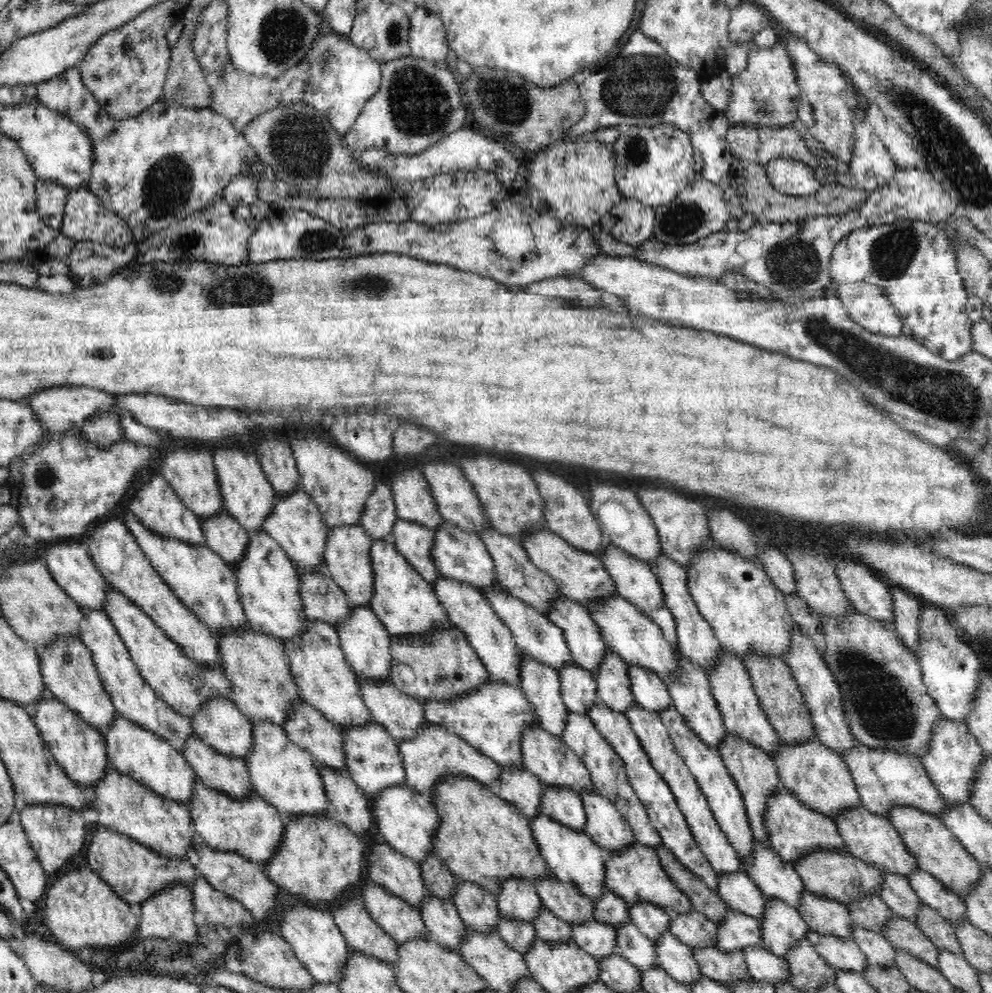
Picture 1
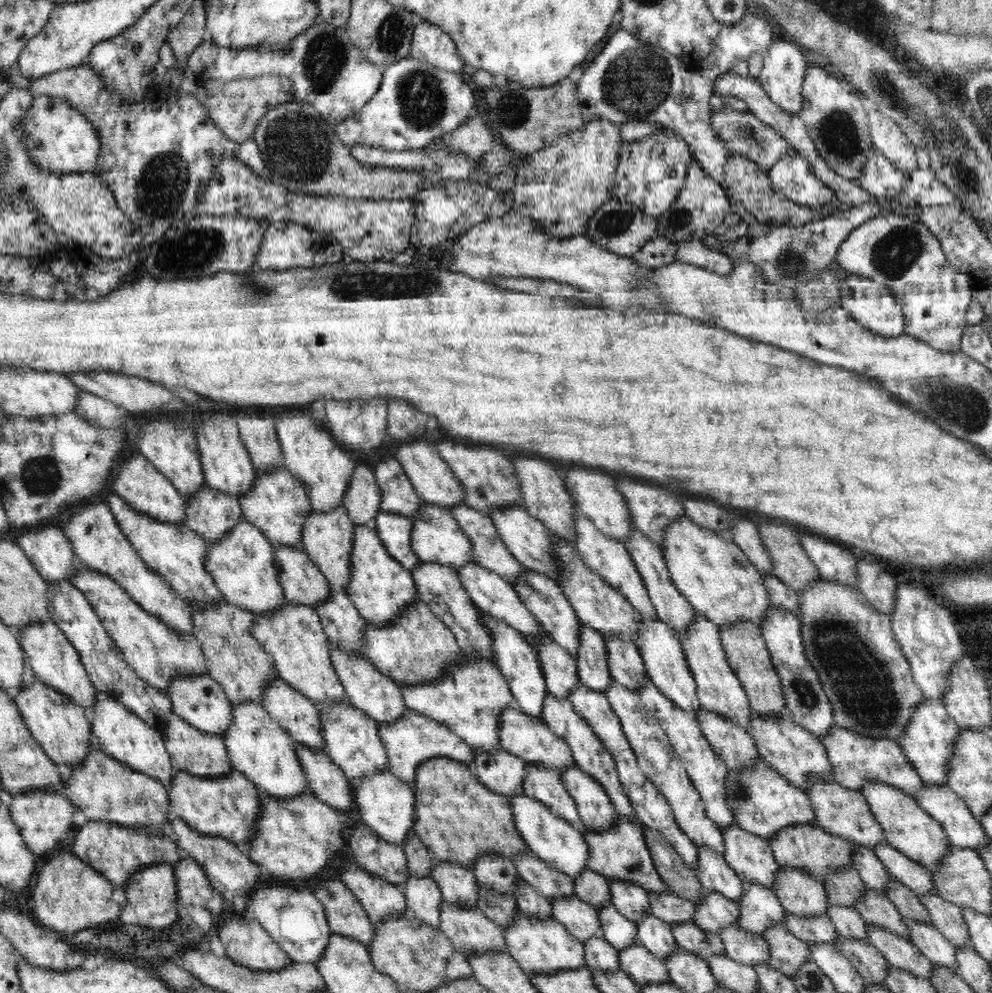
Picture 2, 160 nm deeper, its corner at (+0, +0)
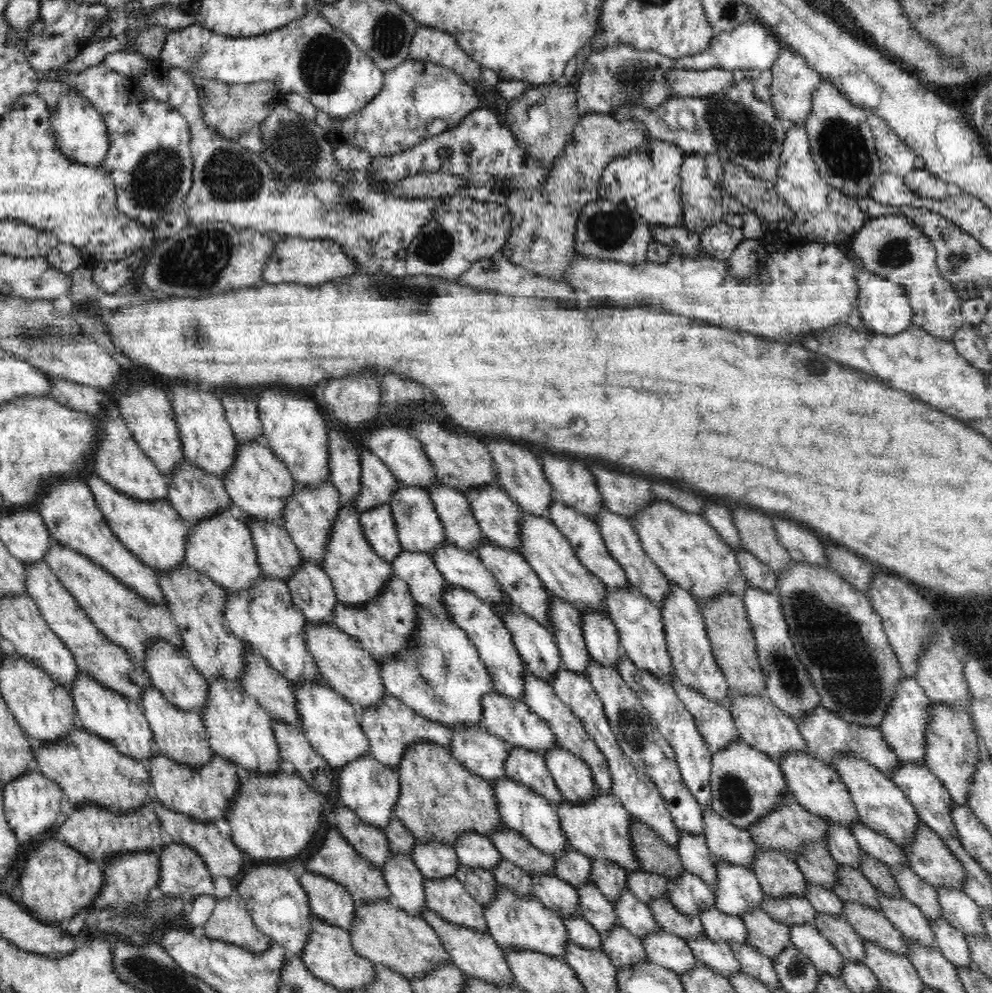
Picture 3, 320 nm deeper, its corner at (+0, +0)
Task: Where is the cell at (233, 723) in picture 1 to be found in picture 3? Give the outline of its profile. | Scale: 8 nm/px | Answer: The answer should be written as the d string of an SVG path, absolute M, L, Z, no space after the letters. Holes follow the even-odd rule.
M154 641L145 650L145 672L149 674L154 685L172 705L185 712L202 716L208 696L208 679L204 678L193 662L185 655L180 645L166 641Z

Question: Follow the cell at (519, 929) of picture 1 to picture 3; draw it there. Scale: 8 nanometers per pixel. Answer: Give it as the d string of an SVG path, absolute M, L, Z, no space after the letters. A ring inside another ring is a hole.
M460 863L455 875L482 906L489 905L496 896L497 880L492 871L480 866L472 867Z

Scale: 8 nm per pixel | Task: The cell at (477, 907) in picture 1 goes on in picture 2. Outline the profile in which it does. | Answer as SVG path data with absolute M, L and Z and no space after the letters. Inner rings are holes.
M436 860L429 876L440 887L443 900L456 905L477 906L478 885L471 868Z

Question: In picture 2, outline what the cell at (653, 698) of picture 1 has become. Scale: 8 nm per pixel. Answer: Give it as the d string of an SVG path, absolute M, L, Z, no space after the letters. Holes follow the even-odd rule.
M606 637L607 665L613 680L637 694L640 684L647 681L647 670L637 646L622 637Z

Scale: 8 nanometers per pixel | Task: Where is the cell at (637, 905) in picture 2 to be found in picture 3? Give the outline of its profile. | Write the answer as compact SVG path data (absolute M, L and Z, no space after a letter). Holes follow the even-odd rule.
M592 859L590 878L600 892L611 900L612 904L619 899L621 890L628 889L627 870L610 860Z

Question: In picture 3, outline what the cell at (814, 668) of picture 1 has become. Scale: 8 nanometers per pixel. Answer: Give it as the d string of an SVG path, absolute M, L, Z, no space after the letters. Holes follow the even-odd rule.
M746 587L742 597L755 636L757 661L765 676L766 696L786 716L802 724L810 714L810 710L816 710L816 706L822 706L822 700L812 684L809 672L796 654L780 604L780 597L777 596L776 591L770 592L756 587Z

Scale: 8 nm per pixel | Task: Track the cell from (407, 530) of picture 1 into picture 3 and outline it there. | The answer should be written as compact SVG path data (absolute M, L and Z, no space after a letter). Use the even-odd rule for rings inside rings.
M388 504L365 510L360 515L360 524L369 545L382 560L391 563L404 551Z

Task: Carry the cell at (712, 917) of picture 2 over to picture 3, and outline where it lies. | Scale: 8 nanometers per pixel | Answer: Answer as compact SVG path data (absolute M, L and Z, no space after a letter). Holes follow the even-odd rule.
M688 871L669 880L667 898L681 913L698 915L700 911L715 907L714 891L699 876Z

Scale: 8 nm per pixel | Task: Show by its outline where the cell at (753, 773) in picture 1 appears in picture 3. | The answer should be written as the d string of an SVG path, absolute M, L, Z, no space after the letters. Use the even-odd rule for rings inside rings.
M678 677L671 680L671 685L688 713L691 713L696 720L698 731L710 751L716 754L722 748L741 739L736 722L728 707L706 698L700 694L700 691L680 682Z

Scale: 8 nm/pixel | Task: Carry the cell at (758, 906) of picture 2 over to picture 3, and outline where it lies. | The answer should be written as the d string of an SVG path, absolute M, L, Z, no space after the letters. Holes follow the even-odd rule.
M715 855L712 860L717 870L717 883L712 889L718 910L740 917L752 909L761 908L765 894L751 868L722 861Z

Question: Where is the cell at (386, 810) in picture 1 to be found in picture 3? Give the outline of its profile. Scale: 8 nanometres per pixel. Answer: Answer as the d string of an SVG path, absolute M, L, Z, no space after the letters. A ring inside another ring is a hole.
M366 754L342 766L337 771L337 779L338 796L342 802L351 808L360 820L383 830L389 823L390 816L394 814L393 806L400 796L400 778L397 772Z

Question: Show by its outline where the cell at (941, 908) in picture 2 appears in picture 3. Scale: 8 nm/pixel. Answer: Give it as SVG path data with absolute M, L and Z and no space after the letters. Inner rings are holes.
M904 864L904 868L892 870L891 873L900 886L903 896L913 902L928 919L943 917L936 888L920 878L912 867Z

